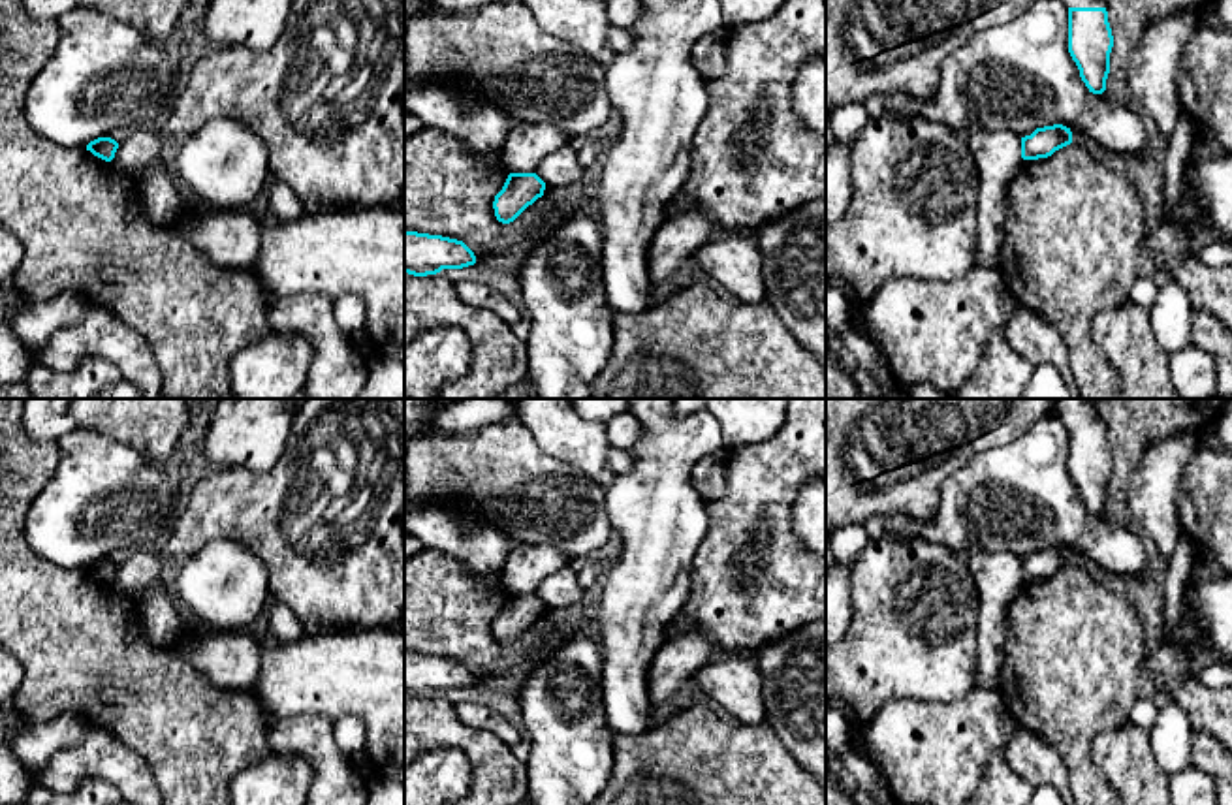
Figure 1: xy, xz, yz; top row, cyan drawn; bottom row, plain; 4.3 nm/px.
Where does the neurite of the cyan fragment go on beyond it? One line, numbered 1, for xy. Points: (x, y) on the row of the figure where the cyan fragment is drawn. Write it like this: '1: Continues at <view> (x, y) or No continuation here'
1: No continuation here

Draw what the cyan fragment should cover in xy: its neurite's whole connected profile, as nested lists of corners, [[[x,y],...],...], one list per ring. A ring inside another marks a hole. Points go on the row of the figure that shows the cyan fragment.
[[[98,137],[87,145],[87,150],[90,150],[94,156],[111,162],[115,158],[115,152],[118,149],[118,143],[111,137]]]

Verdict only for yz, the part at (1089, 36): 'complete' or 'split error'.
split error

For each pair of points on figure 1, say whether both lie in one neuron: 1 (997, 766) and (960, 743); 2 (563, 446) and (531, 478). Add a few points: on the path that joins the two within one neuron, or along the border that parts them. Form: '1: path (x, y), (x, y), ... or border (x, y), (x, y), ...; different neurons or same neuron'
1: border (1003, 749), (990, 760), (979, 785); different neurons
2: border (523, 424), (548, 454), (574, 465), (591, 478); different neurons

